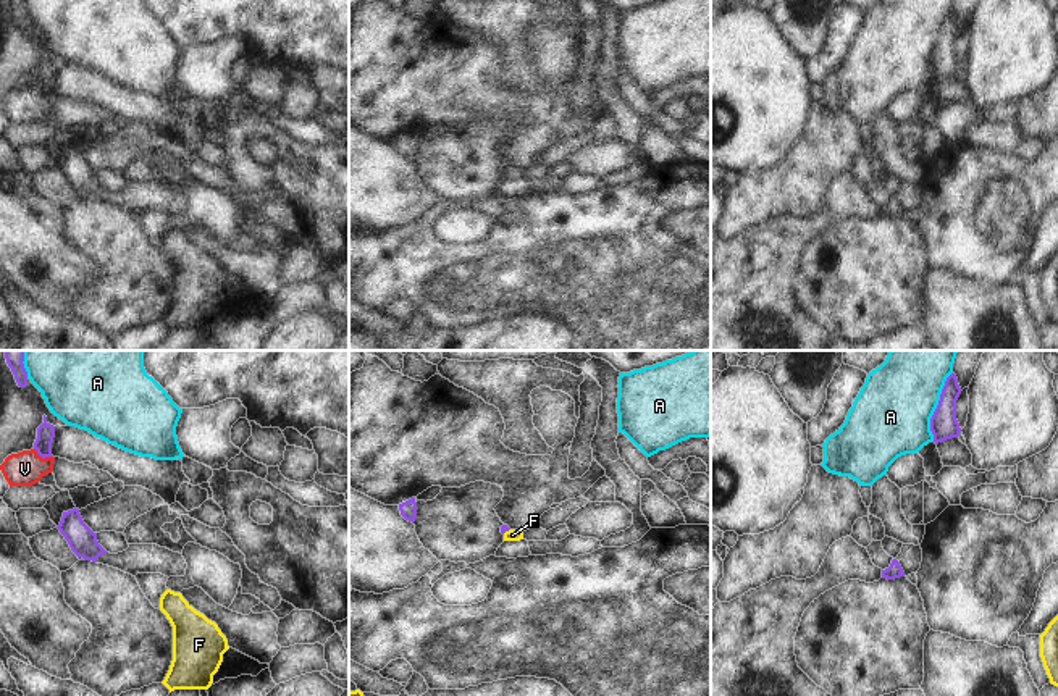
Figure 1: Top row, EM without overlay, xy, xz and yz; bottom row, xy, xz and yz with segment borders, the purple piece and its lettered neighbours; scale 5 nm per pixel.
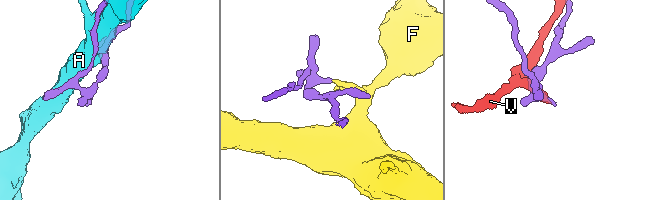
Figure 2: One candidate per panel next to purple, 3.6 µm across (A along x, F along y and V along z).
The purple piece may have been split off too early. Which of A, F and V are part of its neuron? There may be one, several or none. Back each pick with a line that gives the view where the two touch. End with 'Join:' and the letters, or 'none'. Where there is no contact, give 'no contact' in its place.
F: meets purple in xz
Join: F

